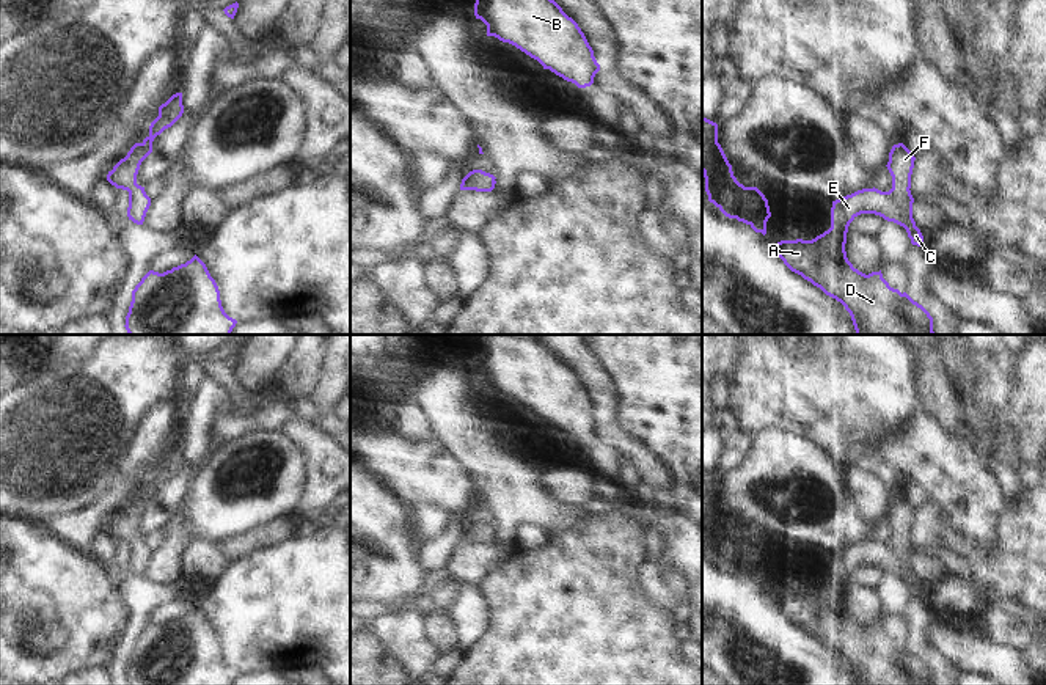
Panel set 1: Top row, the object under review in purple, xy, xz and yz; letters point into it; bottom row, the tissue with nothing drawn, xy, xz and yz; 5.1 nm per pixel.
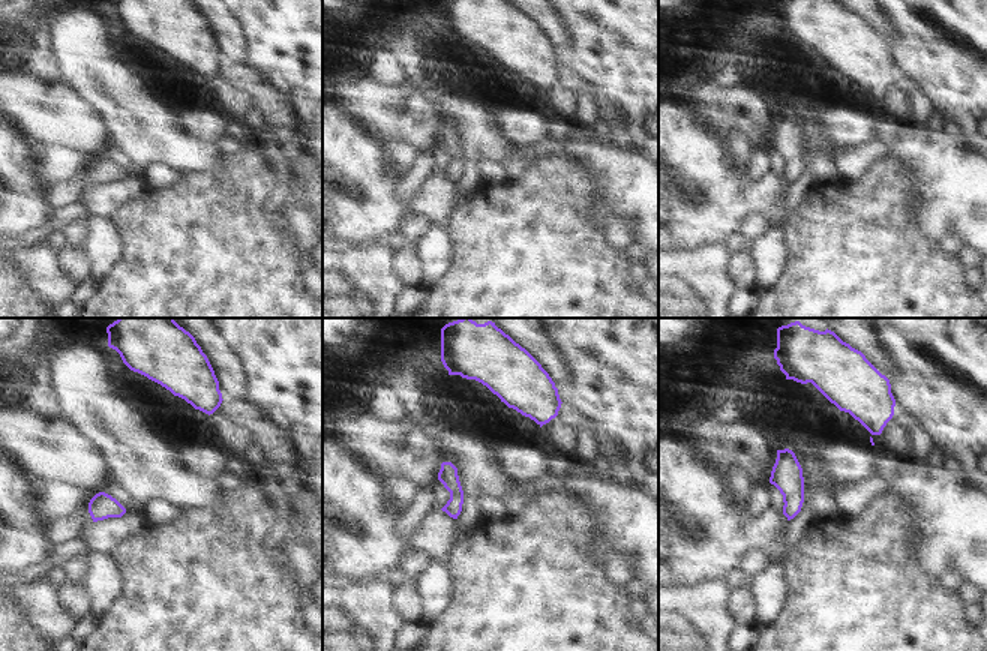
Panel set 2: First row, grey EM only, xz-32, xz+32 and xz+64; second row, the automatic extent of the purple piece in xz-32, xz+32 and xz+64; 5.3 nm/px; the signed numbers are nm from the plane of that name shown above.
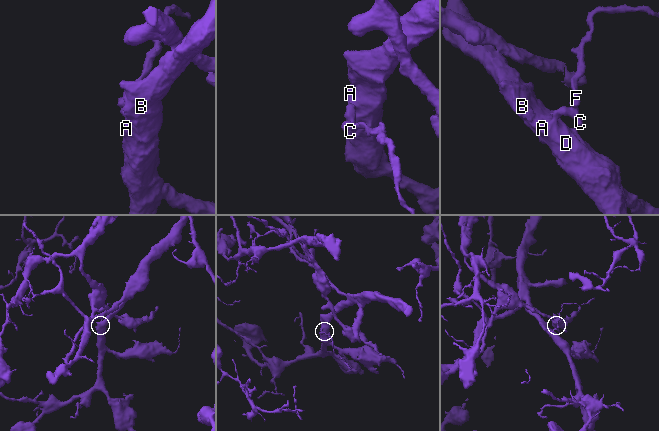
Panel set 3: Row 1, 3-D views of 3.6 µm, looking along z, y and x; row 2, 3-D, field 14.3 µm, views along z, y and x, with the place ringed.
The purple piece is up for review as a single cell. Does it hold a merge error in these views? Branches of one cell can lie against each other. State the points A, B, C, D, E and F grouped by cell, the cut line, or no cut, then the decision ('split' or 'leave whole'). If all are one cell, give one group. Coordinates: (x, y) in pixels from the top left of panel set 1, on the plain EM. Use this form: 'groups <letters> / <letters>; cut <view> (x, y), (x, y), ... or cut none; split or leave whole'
groups A B C D E F; cut none; leave whole

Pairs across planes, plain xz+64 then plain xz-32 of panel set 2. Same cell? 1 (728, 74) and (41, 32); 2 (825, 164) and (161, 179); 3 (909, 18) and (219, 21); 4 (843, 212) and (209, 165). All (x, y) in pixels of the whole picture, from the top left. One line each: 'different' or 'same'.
1: same
2: same
3: different
4: different

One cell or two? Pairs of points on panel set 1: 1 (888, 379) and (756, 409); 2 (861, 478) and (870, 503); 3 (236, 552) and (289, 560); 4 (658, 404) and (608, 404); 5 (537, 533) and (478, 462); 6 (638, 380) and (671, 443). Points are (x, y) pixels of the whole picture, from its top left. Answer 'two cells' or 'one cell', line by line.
1: one cell
2: one cell
3: two cells
4: two cells
5: two cells
6: one cell

